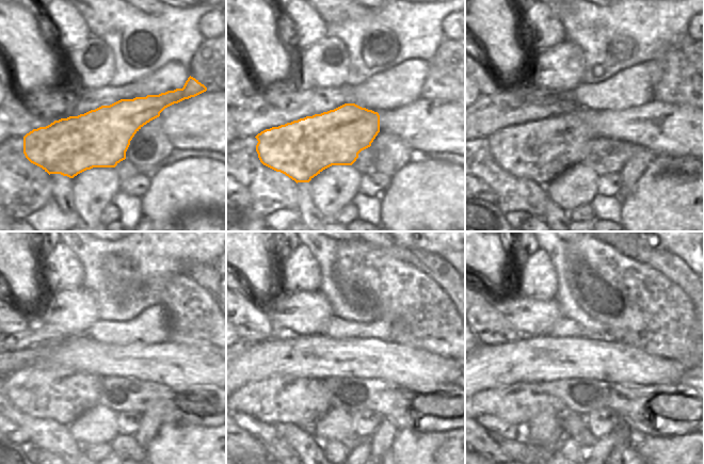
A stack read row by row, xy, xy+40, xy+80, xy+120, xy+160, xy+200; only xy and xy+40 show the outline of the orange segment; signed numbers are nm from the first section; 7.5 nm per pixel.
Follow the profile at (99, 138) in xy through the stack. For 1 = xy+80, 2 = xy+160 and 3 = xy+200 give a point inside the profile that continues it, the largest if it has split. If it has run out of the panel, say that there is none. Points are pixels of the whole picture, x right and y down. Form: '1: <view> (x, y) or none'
1: xy+80 (540, 150)
2: xy+160 (280, 399)
3: xy+200 (517, 403)

